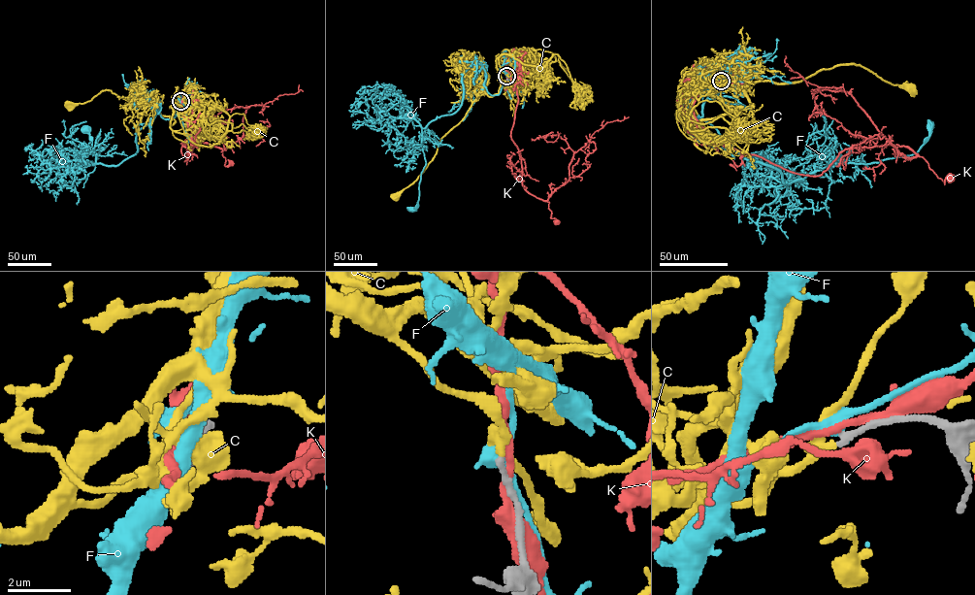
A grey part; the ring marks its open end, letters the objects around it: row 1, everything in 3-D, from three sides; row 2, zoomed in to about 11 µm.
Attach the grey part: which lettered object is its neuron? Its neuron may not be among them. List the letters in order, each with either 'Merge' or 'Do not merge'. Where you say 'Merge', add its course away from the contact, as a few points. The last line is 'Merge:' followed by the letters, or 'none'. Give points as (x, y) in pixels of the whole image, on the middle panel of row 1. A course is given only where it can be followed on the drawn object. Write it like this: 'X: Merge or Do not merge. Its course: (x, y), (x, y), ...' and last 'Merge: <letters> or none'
C: Merge. Its course: (506, 76), (497, 69), (497, 55), (498, 92), (489, 96), (482, 91), (442, 138), (425, 170), (396, 198)
F: Do not merge
K: Do not merge
Merge: C

